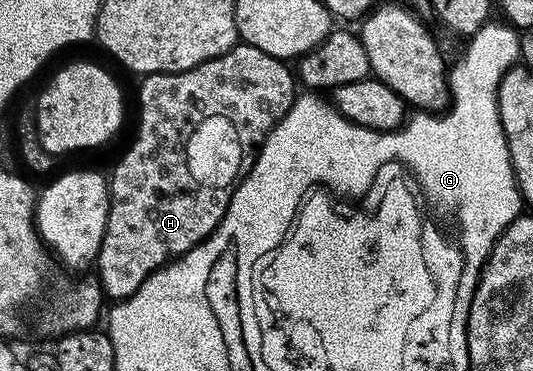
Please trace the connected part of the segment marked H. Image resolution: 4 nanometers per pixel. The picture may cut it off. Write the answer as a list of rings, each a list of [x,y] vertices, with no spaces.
[[[237,44],[222,56],[206,60],[189,70],[183,70],[177,74],[149,74],[141,81],[144,83],[140,86],[140,127],[136,130],[136,139],[133,140],[132,147],[117,160],[116,167],[112,170],[112,178],[110,174],[108,219],[102,236],[102,244],[99,252],[96,253],[94,263],[95,269],[100,269],[100,275],[98,275],[100,288],[109,299],[123,300],[129,298],[155,270],[160,270],[163,266],[174,261],[175,258],[180,258],[186,252],[190,252],[190,248],[194,248],[199,242],[205,242],[216,231],[218,224],[226,216],[228,205],[232,199],[232,192],[238,179],[255,162],[260,147],[268,139],[268,133],[282,121],[288,114],[288,110],[296,102],[298,82],[293,71],[289,67],[288,71],[284,66],[287,65],[281,59],[262,52],[262,48]]]

